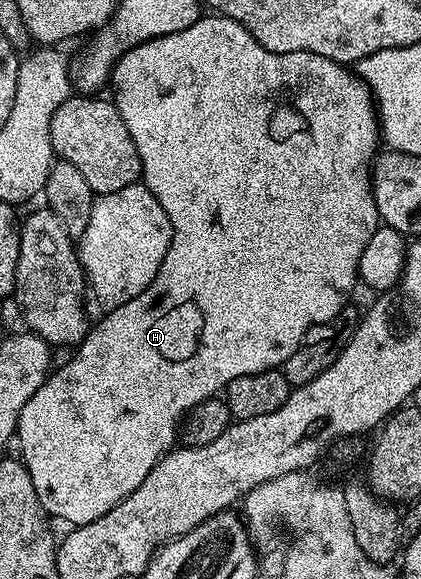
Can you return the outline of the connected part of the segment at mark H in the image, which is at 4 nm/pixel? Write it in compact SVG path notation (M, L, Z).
M208 16L198 18L195 24L191 24L191 28L183 28L174 34L164 34L162 38L152 38L138 46L130 46L118 58L117 65L113 67L112 101L117 103L117 111L119 116L123 116L123 124L127 124L127 132L131 132L131 140L135 140L135 148L139 152L139 160L141 161L143 185L151 191L155 200L159 200L163 212L167 212L167 216L171 220L173 243L167 248L167 256L163 256L163 264L159 264L159 272L155 276L155 280L151 280L151 284L147 288L143 288L143 292L139 292L139 296L135 296L135 300L127 300L127 304L112 307L106 313L109 315L98 326L96 323L85 335L81 345L72 351L73 359L70 362L63 363L61 367L58 365L45 379L45 382L39 388L39 392L35 392L35 396L31 396L31 400L27 400L27 404L23 404L23 412L17 421L16 432L19 442L21 438L20 457L24 461L27 472L31 472L31 480L35 480L35 496L39 496L39 504L43 504L46 514L53 520L62 518L63 521L69 522L70 527L82 526L91 520L99 520L99 516L111 512L111 508L115 508L115 504L119 504L124 498L131 496L131 492L135 492L135 488L139 488L139 484L143 484L143 480L147 480L147 472L151 472L151 468L155 468L157 461L164 454L168 454L170 450L174 449L173 426L180 427L189 411L196 408L200 402L220 395L225 387L231 384L231 380L235 380L239 376L251 376L259 373L262 369L275 370L284 367L285 361L305 342L305 334L312 326L332 323L335 315L344 306L350 305L349 293L352 292L353 285L356 287L359 282L357 276L359 256L363 252L367 240L371 240L371 236L376 232L379 225L375 200L373 199L370 170L371 163L379 150L379 147L377 147L377 142L379 146L379 119L377 107L373 101L373 93L366 86L365 81L354 73L348 65L335 60L327 60L327 56L315 56L315 52L283 52L282 54L271 52L259 45L235 20L224 16L209 17L213 18L208 18Z

